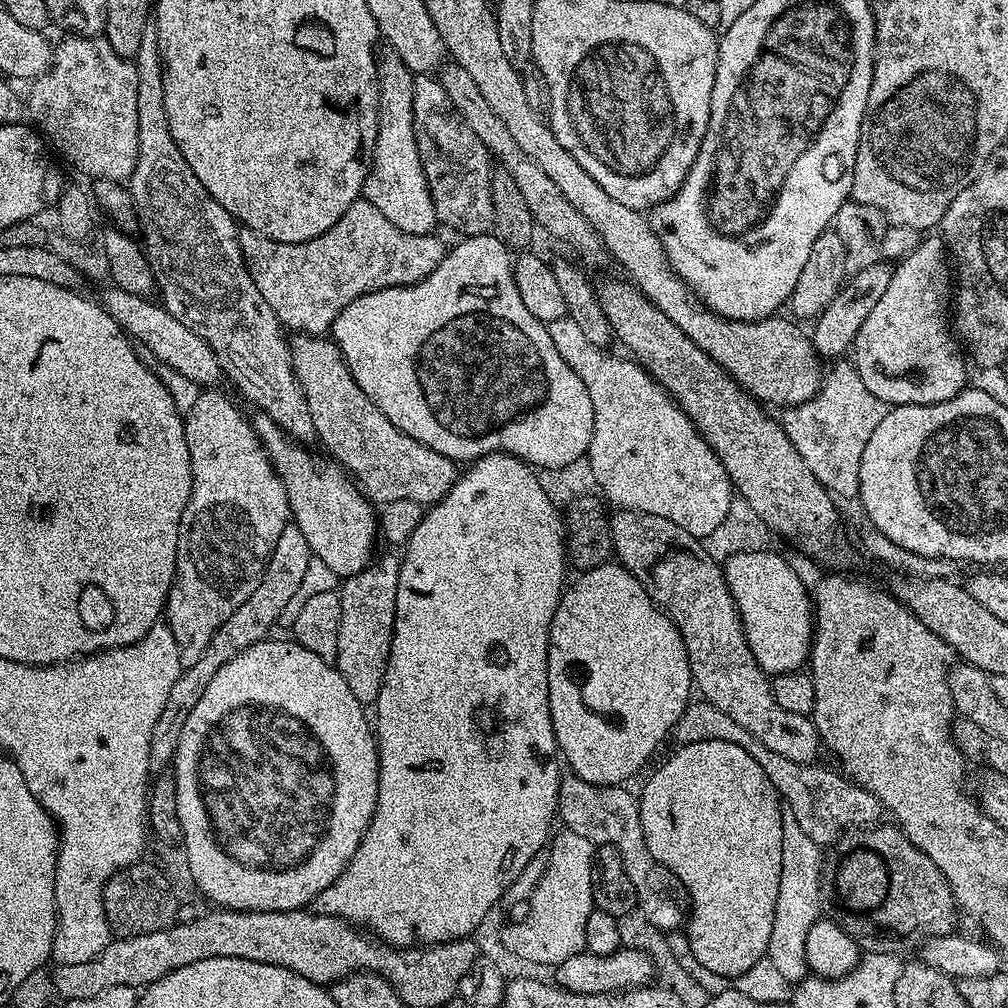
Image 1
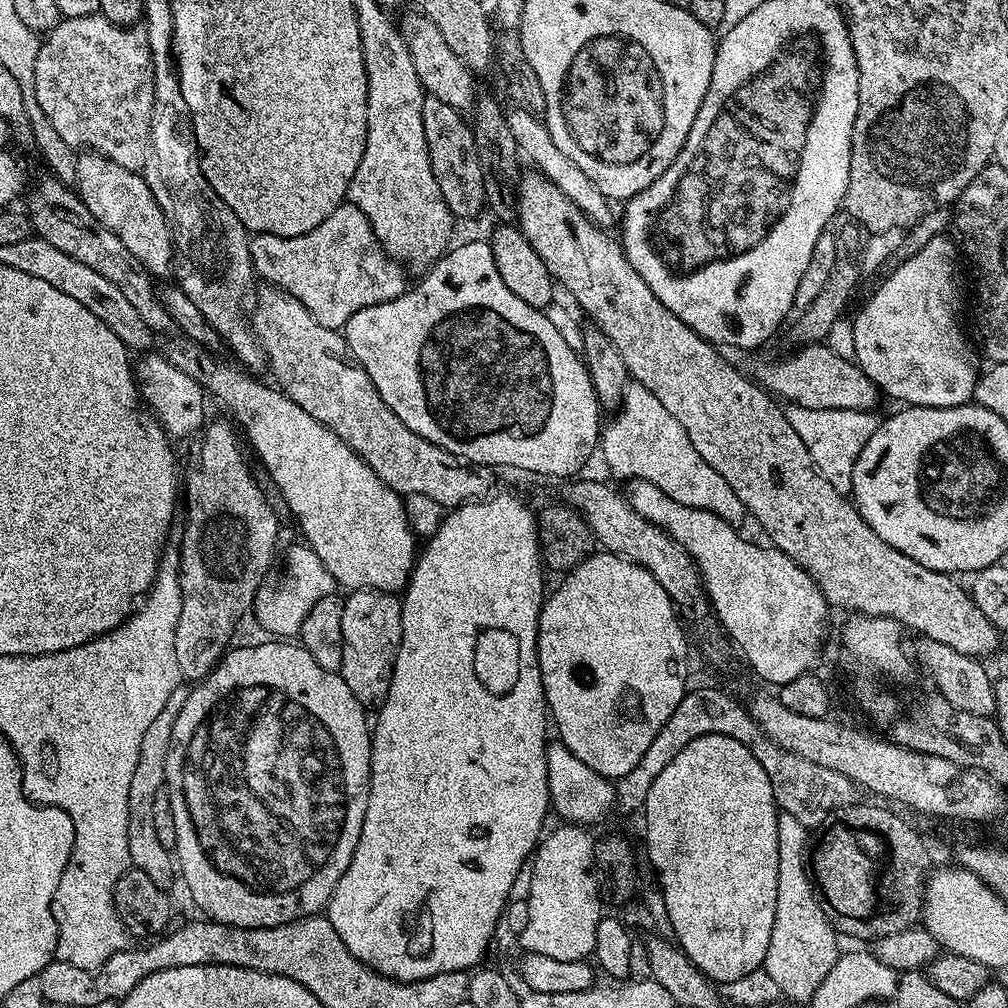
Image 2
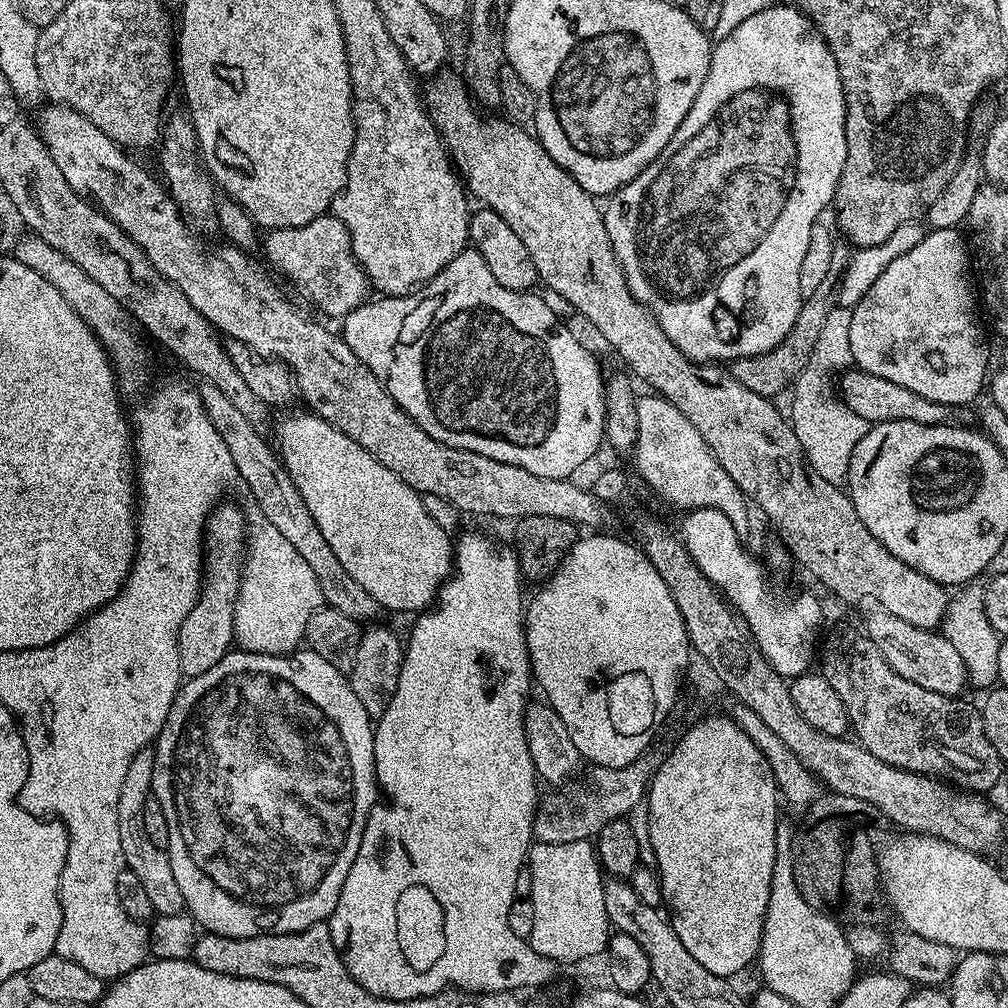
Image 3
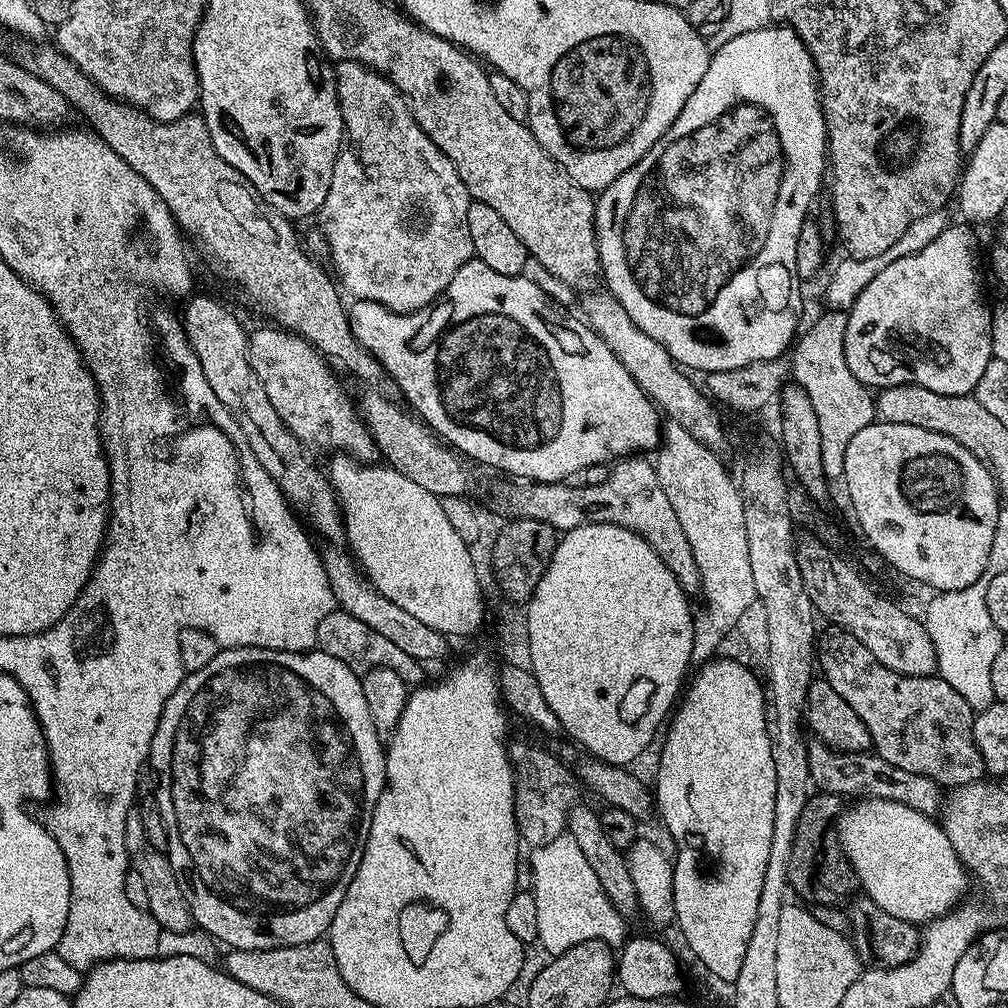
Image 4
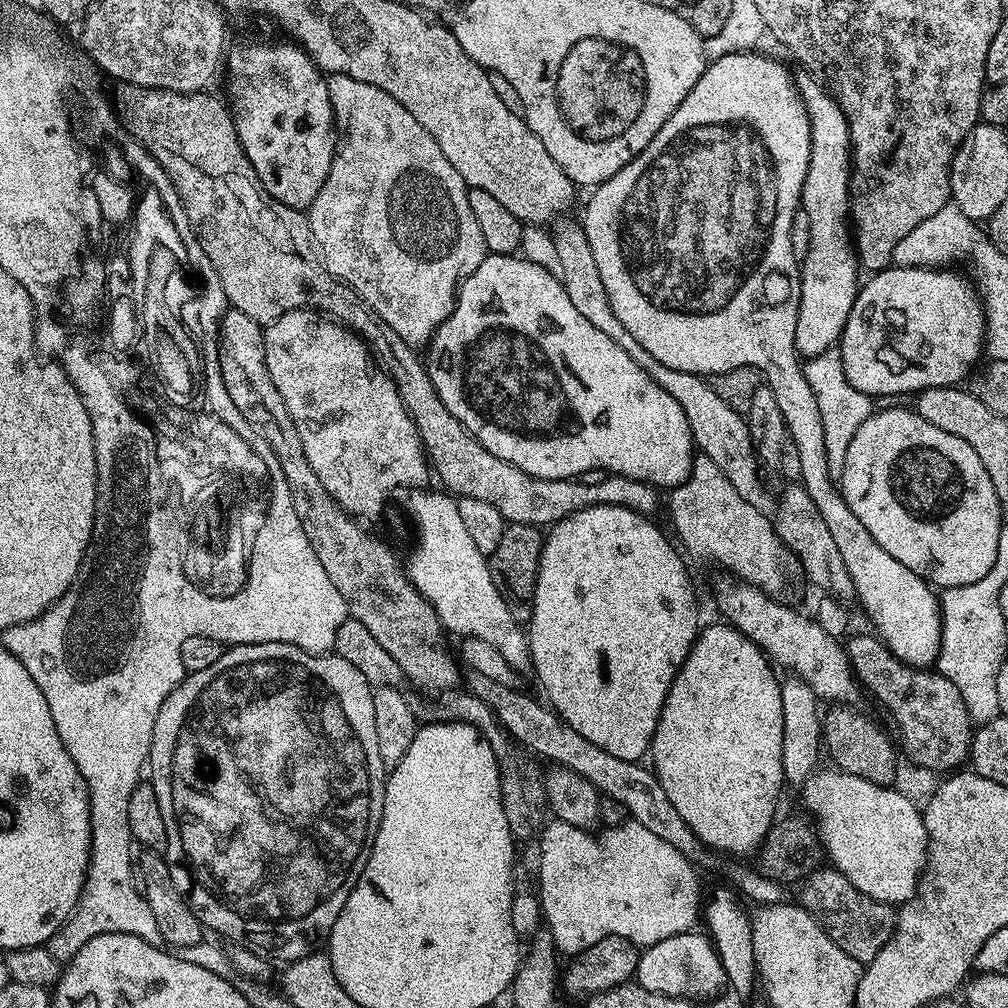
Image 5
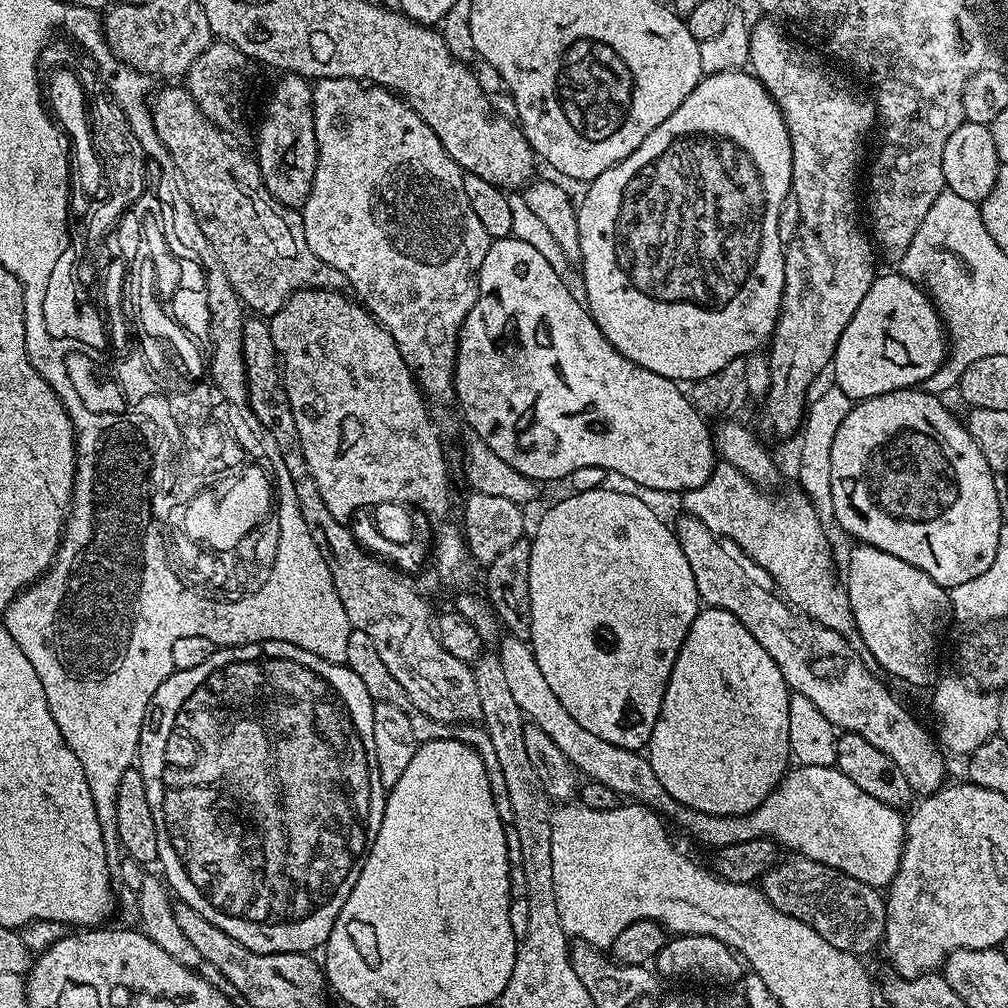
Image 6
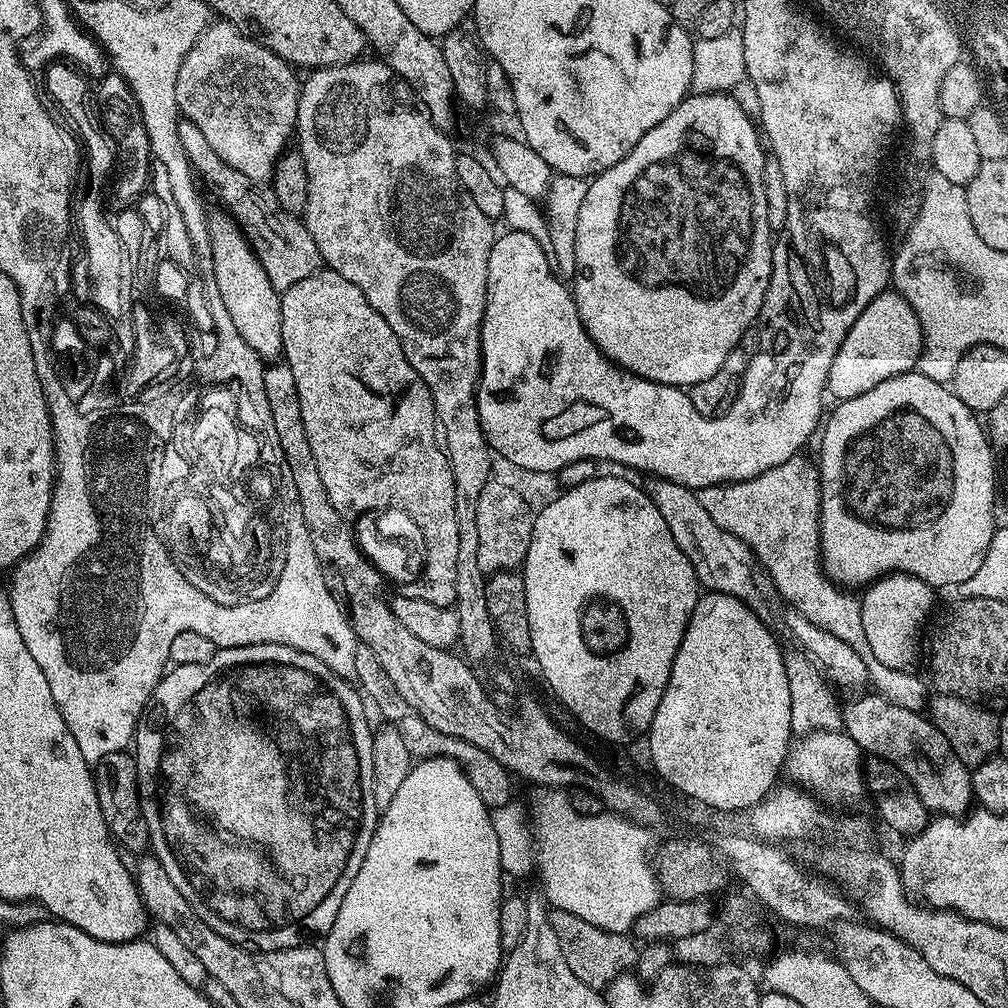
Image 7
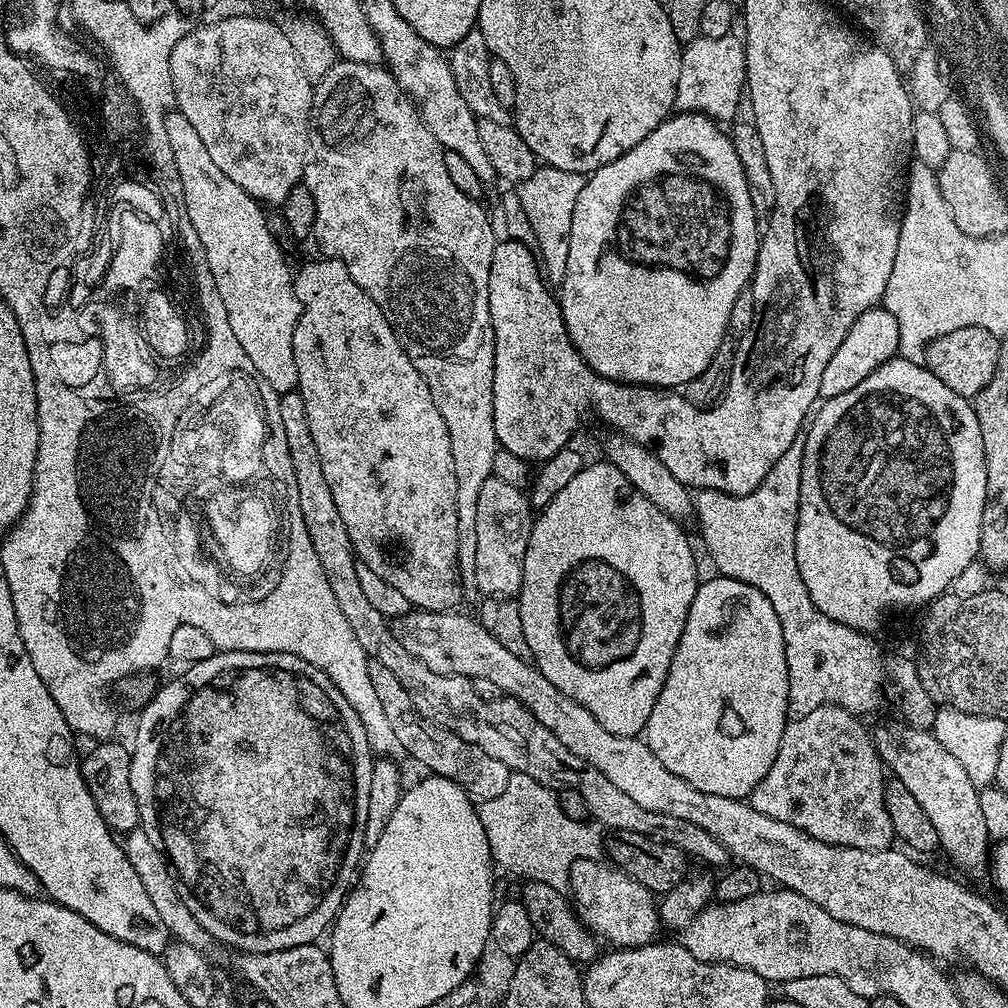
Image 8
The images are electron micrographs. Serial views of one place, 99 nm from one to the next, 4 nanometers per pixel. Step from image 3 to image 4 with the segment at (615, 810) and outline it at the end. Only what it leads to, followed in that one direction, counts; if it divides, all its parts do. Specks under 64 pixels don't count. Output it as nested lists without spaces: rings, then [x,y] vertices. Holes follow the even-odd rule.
[[[514,740],[508,744],[508,757],[516,779],[516,829],[529,849],[541,848],[546,842],[554,842],[554,838],[565,835],[568,811],[577,803],[576,795],[582,788],[573,769],[568,769],[554,753],[524,740]]]

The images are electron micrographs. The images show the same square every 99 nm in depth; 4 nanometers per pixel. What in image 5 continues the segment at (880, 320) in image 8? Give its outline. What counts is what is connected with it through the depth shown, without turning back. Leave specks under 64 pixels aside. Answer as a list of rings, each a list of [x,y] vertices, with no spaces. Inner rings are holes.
[[[889,266],[883,272],[869,275],[868,281],[859,285],[856,301],[838,341],[850,386],[873,398],[900,396],[903,392],[915,394],[923,388],[959,385],[963,381],[960,379],[977,367],[976,359],[986,348],[984,305],[971,279],[952,271],[956,270]]]

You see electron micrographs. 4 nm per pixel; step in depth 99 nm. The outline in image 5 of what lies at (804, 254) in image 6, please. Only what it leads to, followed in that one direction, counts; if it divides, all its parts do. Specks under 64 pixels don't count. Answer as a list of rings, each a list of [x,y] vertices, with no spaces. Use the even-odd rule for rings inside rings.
[[[803,70],[797,71],[794,79],[810,120],[810,162],[806,182],[800,191],[802,211],[808,216],[808,249],[800,264],[800,305],[796,327],[796,351],[807,358],[837,347],[846,318],[856,301],[858,261],[848,207],[848,123],[839,102],[820,81]]]

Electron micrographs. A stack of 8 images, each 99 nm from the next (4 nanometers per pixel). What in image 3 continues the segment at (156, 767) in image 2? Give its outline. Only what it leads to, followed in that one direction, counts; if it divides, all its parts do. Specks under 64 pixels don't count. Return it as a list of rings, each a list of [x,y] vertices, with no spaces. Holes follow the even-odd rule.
[[[151,747],[138,750],[138,754],[134,754],[126,770],[122,791],[118,793],[118,838],[122,841],[125,869],[133,871],[141,879],[155,915],[169,916],[185,911],[185,907],[182,890],[178,890],[178,882],[174,879],[174,869],[170,866],[167,851],[154,846],[154,842],[150,842],[150,838],[146,835],[146,798],[152,795],[155,757],[156,753]]]

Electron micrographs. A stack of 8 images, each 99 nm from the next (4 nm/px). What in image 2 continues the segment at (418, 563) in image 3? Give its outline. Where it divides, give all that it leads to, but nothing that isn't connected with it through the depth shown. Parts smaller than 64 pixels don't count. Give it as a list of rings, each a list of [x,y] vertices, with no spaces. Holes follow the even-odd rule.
[[[179,343],[169,350],[167,363],[197,380],[205,393],[217,396],[236,415],[235,423],[244,430],[246,440],[248,435],[247,443],[250,448],[252,443],[281,496],[296,515],[307,547],[322,558],[322,566],[330,570],[337,585],[344,590],[373,588],[379,592],[403,593],[416,564],[418,537],[406,518],[400,493],[386,486],[338,434],[310,418],[279,387],[255,380],[252,377],[255,375],[241,370],[235,363],[219,360],[219,355],[204,351],[198,344]]]

